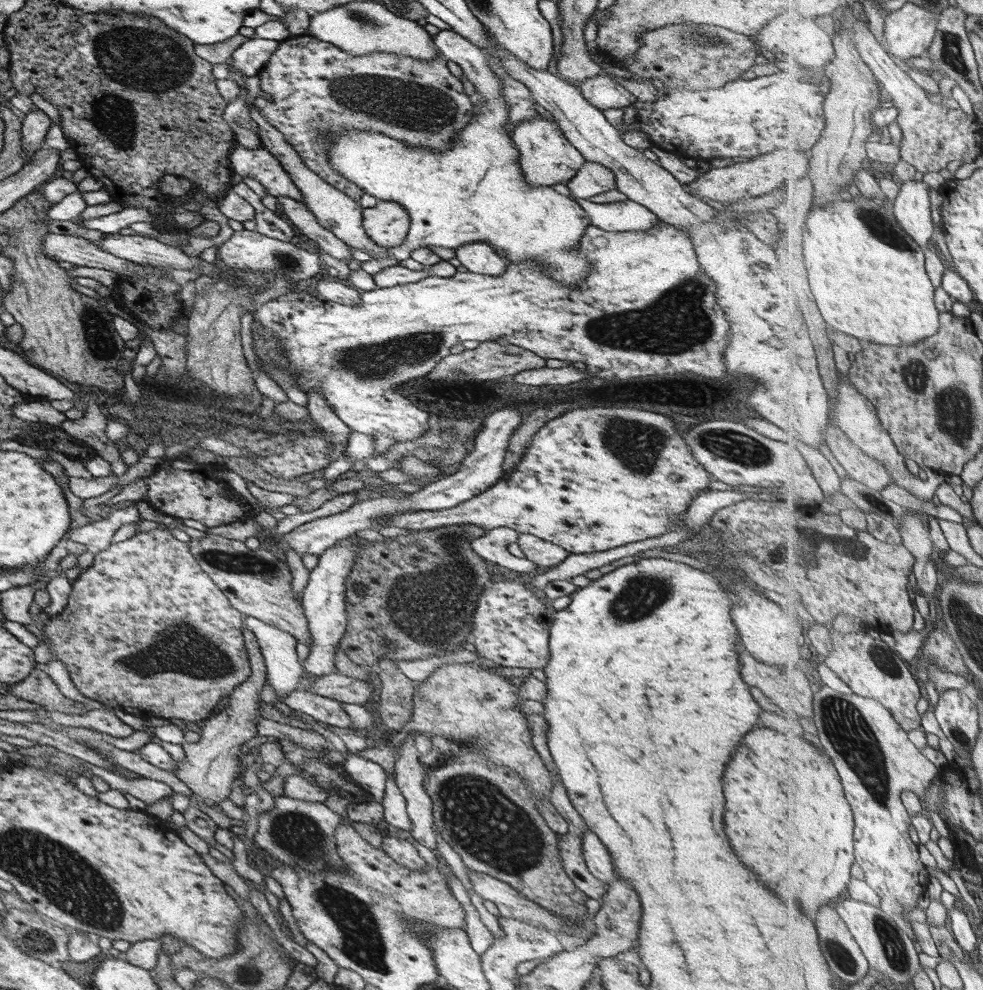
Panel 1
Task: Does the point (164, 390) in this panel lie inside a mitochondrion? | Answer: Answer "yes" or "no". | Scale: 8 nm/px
no

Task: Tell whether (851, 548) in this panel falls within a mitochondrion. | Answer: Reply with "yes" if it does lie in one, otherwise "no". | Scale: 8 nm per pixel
yes

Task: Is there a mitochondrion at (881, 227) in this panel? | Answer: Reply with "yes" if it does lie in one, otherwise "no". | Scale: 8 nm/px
yes

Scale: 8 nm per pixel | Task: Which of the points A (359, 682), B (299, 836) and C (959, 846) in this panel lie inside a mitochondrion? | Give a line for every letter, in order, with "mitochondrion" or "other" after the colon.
A: other
B: mitochondrion
C: other

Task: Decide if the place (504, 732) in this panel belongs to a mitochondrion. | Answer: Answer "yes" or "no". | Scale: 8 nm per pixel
no

